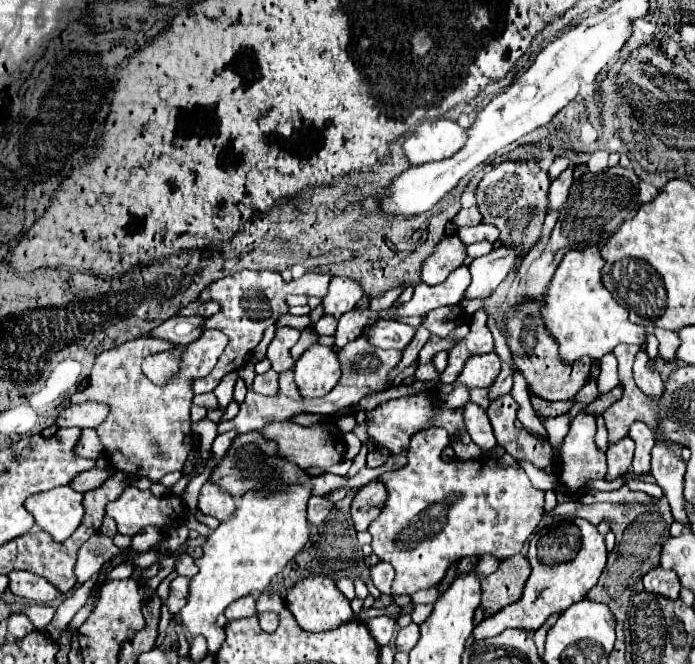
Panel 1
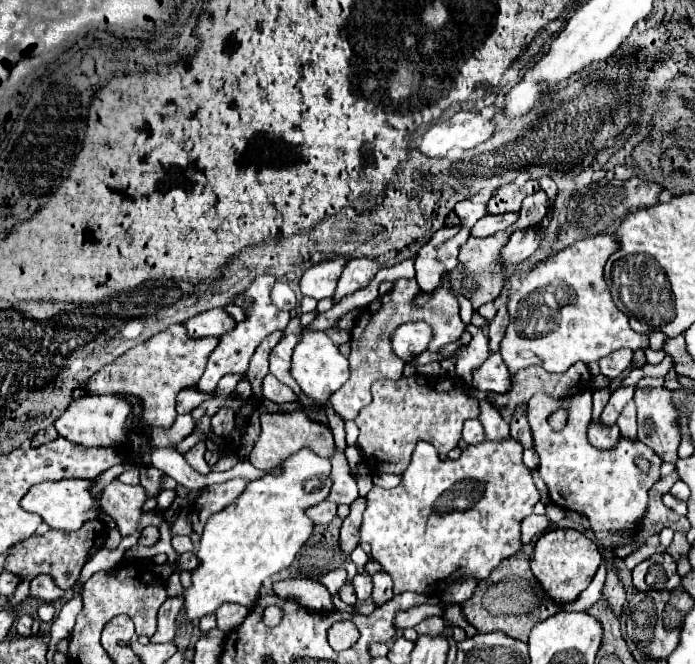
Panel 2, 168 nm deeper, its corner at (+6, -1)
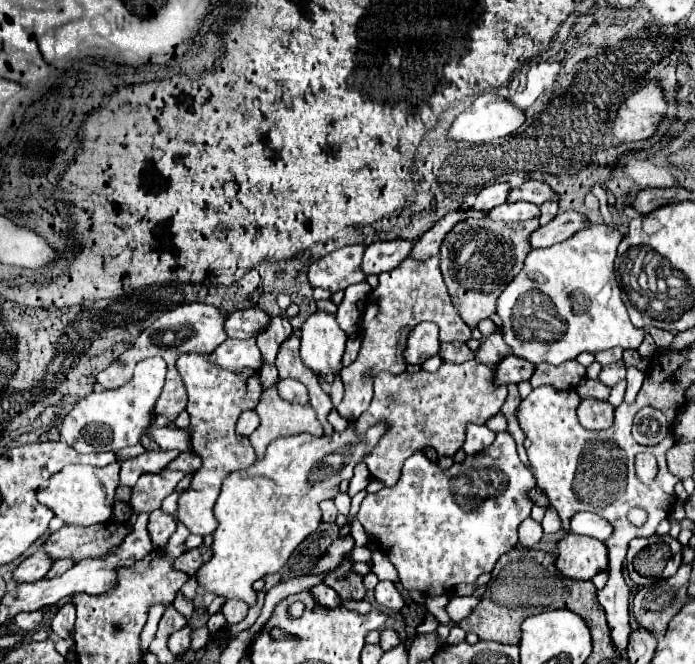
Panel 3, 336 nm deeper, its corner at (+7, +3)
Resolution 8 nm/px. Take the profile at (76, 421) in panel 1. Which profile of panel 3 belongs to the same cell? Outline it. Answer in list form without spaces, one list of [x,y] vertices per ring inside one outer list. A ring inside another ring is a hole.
[[[147,358],[141,360],[135,368],[133,378],[115,390],[101,390],[91,392],[89,396],[81,398],[73,410],[63,418],[61,424],[61,440],[65,440],[71,448],[81,454],[101,452],[101,450],[119,450],[125,446],[133,446],[139,442],[141,434],[151,434],[153,440],[161,450],[191,450],[191,436],[183,430],[169,430],[169,428],[155,428],[153,426],[153,402],[159,398],[161,388],[165,382],[165,362],[163,358]]]

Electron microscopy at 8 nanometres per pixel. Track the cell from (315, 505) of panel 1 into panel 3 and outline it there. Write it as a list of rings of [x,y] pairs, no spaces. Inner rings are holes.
[[[323,500],[323,502],[319,504],[319,508],[321,508],[321,512],[323,512],[323,522],[335,522],[335,518],[337,518],[337,508],[335,508],[333,500]]]

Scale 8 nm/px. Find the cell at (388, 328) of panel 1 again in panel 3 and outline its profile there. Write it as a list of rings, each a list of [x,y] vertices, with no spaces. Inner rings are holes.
[[[421,322],[417,324],[409,336],[407,336],[407,346],[405,346],[405,360],[409,364],[423,364],[427,358],[439,352],[439,330],[435,324]]]

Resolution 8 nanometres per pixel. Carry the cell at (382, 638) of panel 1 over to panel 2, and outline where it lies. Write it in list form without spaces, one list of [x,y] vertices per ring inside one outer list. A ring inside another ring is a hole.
[[[422,604],[418,608],[412,608],[408,612],[400,612],[396,616],[396,626],[400,630],[406,630],[406,628],[414,628],[416,624],[420,624],[424,618],[428,616],[444,616],[444,606],[430,606],[430,604]]]

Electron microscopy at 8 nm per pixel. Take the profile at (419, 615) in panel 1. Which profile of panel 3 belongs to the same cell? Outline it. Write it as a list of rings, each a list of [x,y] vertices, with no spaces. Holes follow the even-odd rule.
[[[427,612],[425,618],[423,618],[423,622],[415,628],[416,634],[429,634],[429,632],[435,632],[437,626],[439,626],[439,620],[437,620],[431,612]]]

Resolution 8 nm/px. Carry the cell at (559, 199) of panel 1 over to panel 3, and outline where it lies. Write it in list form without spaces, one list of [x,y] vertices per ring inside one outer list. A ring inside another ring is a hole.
[[[467,218],[453,226],[445,236],[439,258],[449,296],[457,306],[463,322],[467,326],[477,326],[479,320],[489,318],[495,312],[495,300],[501,290],[519,274],[525,256],[529,254],[529,234],[539,226],[539,218],[529,218],[525,222],[511,222],[499,226],[499,222],[489,222],[487,218]]]

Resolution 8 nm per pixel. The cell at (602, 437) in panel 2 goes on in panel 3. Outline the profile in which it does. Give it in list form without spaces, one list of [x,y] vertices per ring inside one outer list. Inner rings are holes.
[[[587,398],[581,400],[579,408],[577,408],[577,416],[579,416],[579,424],[587,430],[607,430],[609,426],[613,426],[613,406],[609,402],[601,402],[595,398]]]

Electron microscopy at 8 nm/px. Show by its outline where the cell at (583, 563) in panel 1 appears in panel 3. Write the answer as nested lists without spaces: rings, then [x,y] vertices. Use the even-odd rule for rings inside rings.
[[[565,534],[559,542],[557,542],[557,560],[555,560],[555,568],[573,580],[591,580],[595,574],[607,570],[607,550],[605,544],[601,540],[589,538],[589,536],[577,536],[577,534]]]

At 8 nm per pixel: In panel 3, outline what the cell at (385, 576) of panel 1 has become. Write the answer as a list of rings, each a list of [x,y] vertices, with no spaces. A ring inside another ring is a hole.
[[[383,580],[375,586],[375,600],[389,610],[401,610],[403,608],[403,596],[397,592],[393,582],[387,582],[387,580]]]

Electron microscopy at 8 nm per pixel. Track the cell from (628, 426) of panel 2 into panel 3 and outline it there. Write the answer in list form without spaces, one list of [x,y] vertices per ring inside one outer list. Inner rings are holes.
[[[629,368],[627,370],[627,392],[625,392],[625,402],[633,402],[633,398],[637,398],[641,386],[643,386],[645,374],[637,368]]]

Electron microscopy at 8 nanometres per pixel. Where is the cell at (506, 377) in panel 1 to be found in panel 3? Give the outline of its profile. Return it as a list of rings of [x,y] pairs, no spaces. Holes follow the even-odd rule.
[[[591,224],[583,230],[579,230],[577,234],[573,234],[571,238],[567,238],[565,242],[561,244],[553,244],[549,248],[537,248],[537,250],[531,250],[525,258],[525,264],[523,264],[523,270],[507,284],[507,288],[501,292],[501,296],[497,298],[497,314],[503,322],[503,338],[505,342],[511,346],[511,352],[519,358],[525,358],[529,360],[531,364],[541,364],[541,362],[547,362],[547,364],[553,364],[553,366],[559,366],[567,360],[573,360],[577,358],[581,352],[601,352],[601,350],[609,350],[613,346],[621,346],[621,348],[637,348],[641,342],[643,342],[643,336],[645,332],[641,328],[635,328],[629,320],[629,314],[625,310],[625,304],[621,302],[621,288],[615,280],[615,274],[613,274],[613,260],[615,260],[615,254],[617,254],[617,246],[621,242],[623,234],[619,228],[613,228],[609,224]]]

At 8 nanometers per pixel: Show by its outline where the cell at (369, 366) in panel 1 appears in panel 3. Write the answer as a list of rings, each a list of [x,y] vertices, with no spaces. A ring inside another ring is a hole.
[[[439,256],[429,258],[425,264],[413,258],[405,258],[395,270],[379,274],[379,286],[371,292],[369,302],[371,304],[363,312],[363,340],[359,356],[339,374],[343,376],[345,396],[343,402],[337,406],[337,412],[347,420],[357,418],[369,408],[369,402],[373,398],[373,378],[379,372],[389,370],[397,374],[397,352],[403,352],[405,348],[407,332],[413,328],[411,322],[435,322],[443,332],[449,332],[449,342],[467,342],[471,338],[469,326],[461,320],[449,298],[439,268]]]

